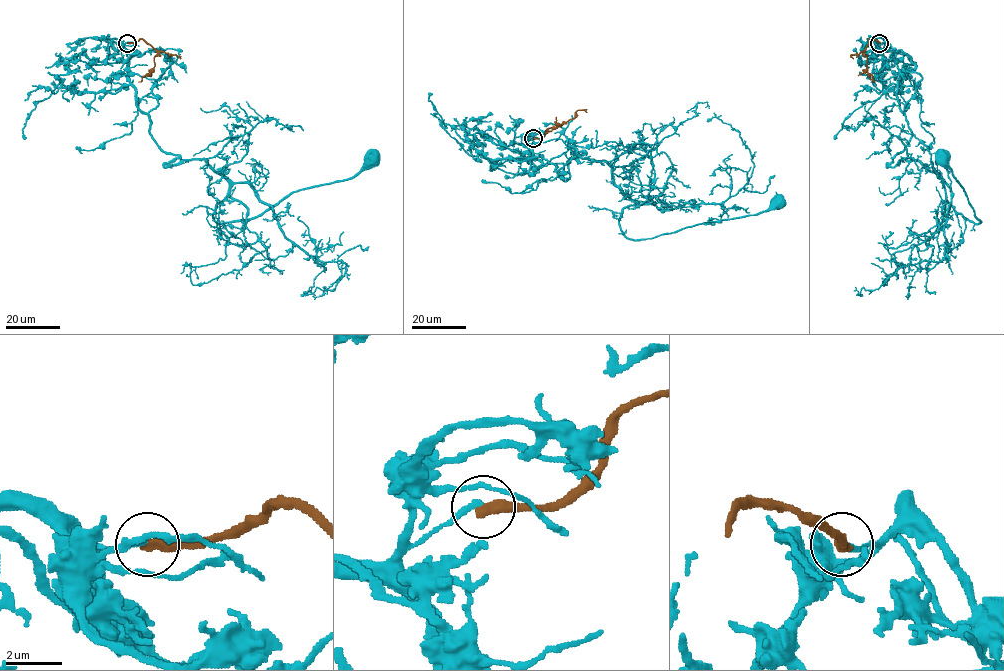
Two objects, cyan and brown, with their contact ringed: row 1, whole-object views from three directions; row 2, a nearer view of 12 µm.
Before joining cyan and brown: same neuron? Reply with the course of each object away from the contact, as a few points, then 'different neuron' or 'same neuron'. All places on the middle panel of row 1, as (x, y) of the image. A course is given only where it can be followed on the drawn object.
course cyan (533, 138), (534, 174), (575, 148), (611, 166), (629, 238), (778, 200); course brown (534, 138), (541, 138), (548, 129), (563, 123), (544, 132); different neuron

